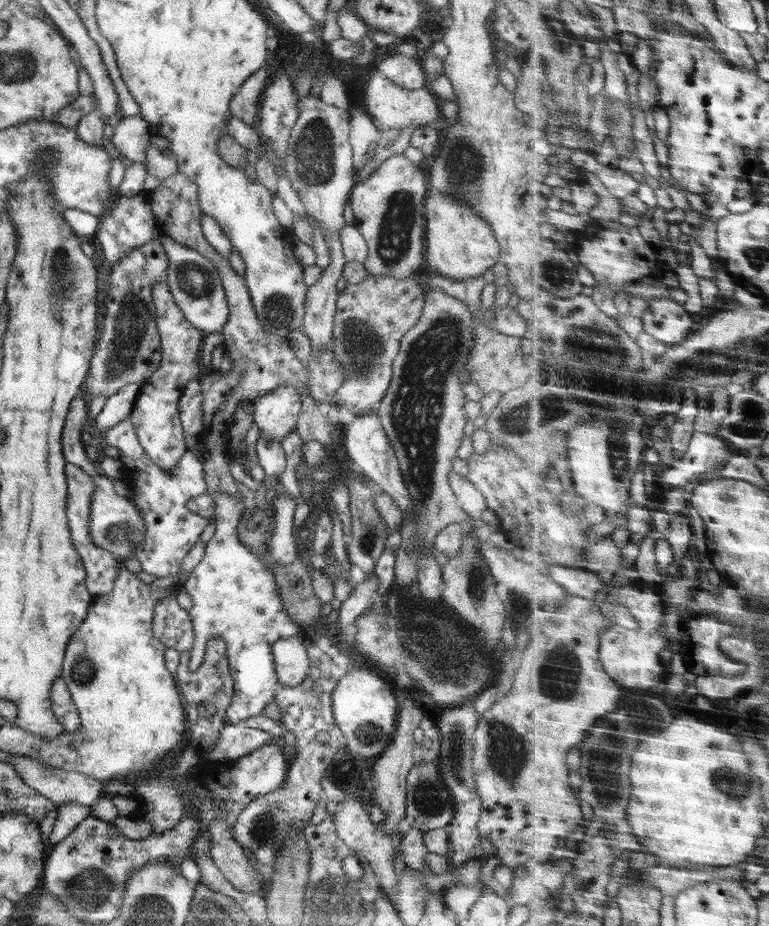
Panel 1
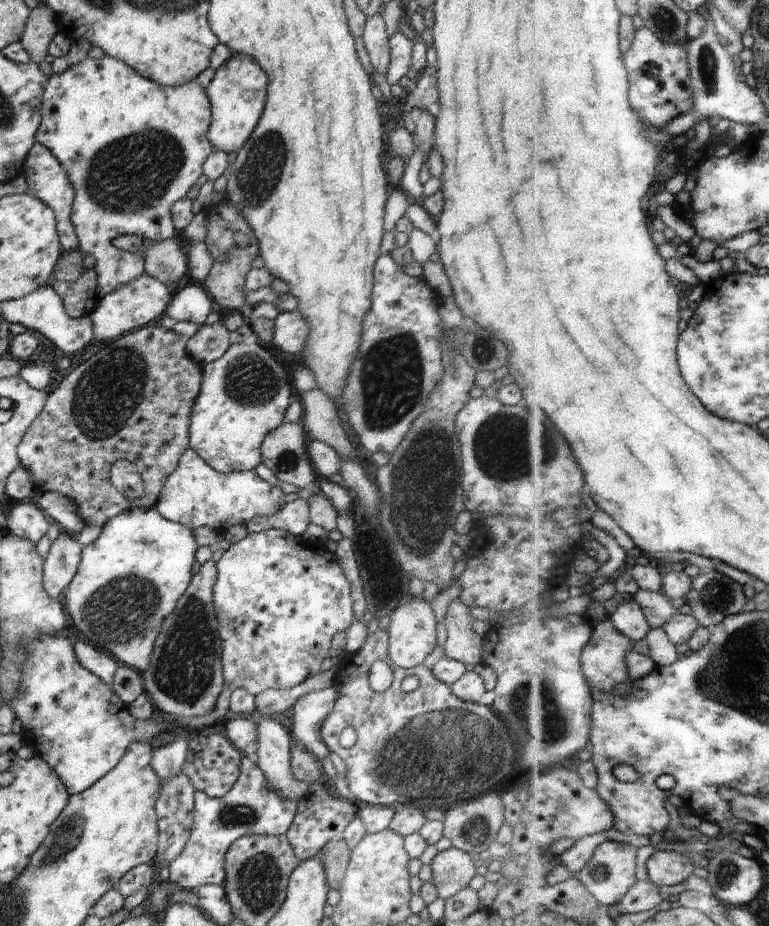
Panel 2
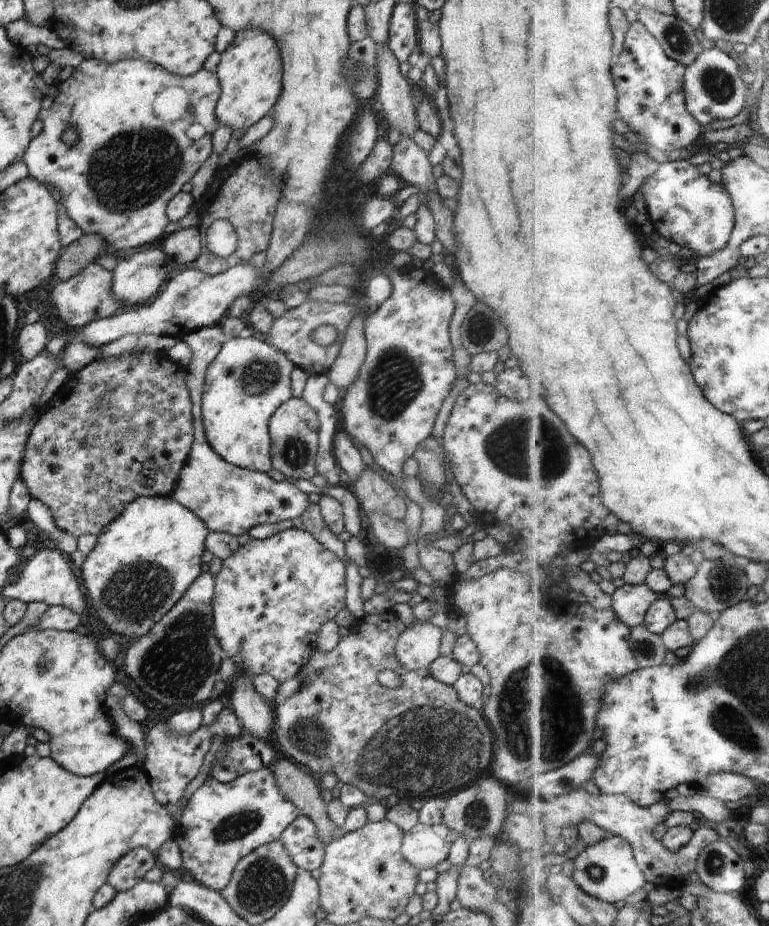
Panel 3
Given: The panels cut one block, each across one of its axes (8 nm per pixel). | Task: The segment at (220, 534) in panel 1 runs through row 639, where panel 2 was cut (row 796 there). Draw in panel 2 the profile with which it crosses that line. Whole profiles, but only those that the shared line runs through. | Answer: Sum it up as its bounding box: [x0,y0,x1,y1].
[168,758,300,891]

